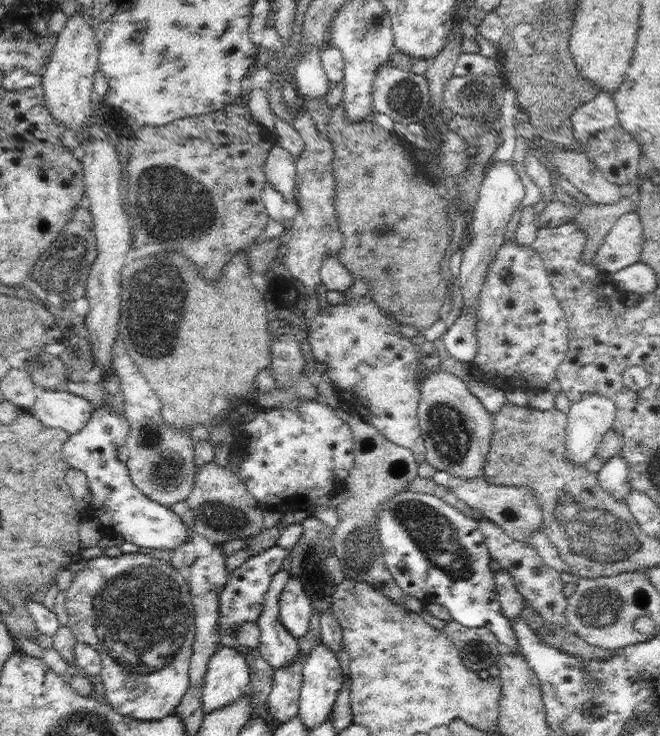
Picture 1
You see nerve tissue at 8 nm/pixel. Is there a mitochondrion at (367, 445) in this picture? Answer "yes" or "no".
no

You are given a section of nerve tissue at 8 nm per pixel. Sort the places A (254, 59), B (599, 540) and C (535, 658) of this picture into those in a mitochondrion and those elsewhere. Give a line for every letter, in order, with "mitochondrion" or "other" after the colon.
A: other
B: mitochondrion
C: other

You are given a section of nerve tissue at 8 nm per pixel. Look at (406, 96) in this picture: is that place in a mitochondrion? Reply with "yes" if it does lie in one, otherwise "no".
yes

